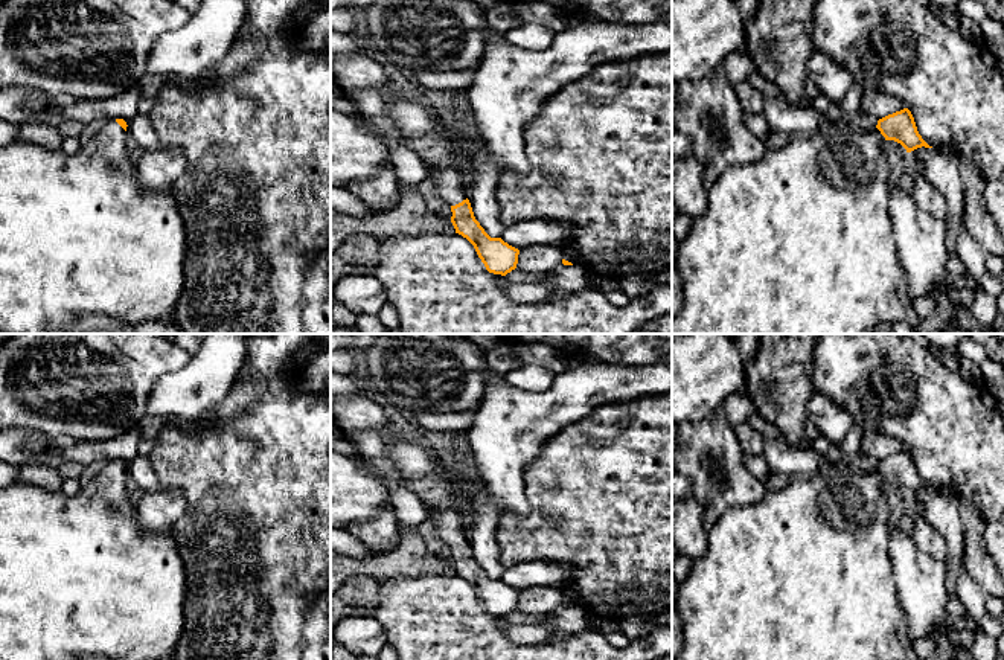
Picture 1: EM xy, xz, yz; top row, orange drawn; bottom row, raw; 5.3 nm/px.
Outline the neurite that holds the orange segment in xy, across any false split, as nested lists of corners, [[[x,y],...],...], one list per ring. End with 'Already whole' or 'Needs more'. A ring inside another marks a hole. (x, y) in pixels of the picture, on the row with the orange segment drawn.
[[[116,119],[81,145],[75,154],[47,149],[18,139],[0,146],[0,332],[2,334],[67,334],[73,322],[84,314],[102,314],[123,325],[171,320],[184,284],[186,230],[178,204],[171,189],[157,192],[139,186],[136,149],[126,133],[126,122]]]. Needs more

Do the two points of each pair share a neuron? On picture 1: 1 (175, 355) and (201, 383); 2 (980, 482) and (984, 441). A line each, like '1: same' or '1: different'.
1: different
2: same

